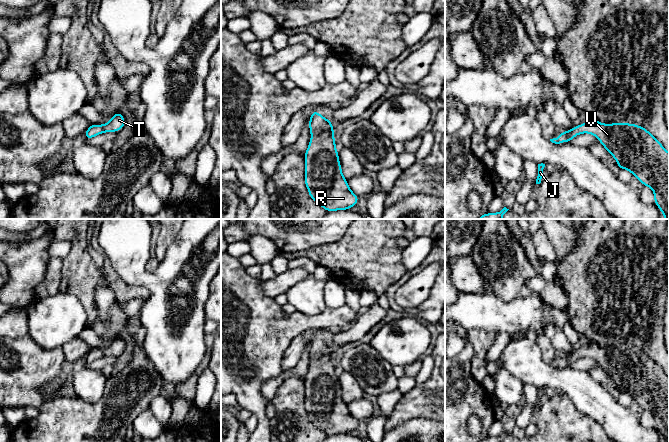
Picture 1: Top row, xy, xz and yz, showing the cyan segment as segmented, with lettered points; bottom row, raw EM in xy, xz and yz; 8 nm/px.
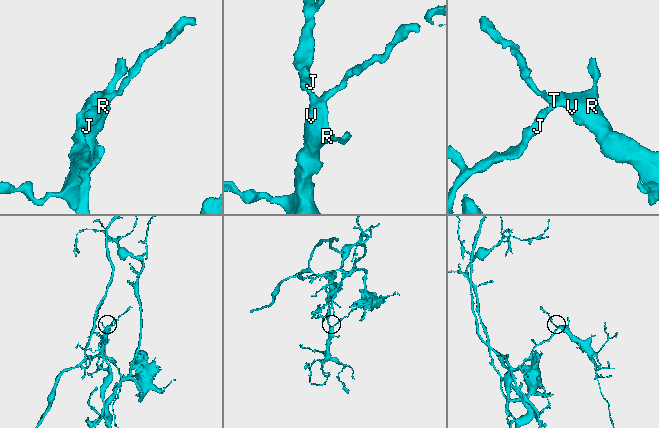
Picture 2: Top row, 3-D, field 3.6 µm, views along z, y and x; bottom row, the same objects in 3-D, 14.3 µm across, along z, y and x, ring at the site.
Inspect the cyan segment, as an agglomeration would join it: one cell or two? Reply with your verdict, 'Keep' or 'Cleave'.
Keep

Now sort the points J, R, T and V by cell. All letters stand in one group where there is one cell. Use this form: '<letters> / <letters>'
J R T V

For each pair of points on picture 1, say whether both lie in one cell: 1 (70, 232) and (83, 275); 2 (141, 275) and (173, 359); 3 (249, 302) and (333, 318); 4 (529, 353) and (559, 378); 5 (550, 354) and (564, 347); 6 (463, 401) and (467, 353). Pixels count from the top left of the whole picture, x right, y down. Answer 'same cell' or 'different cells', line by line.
1: same cell
2: same cell
3: same cell
4: same cell
5: different cells
6: same cell

